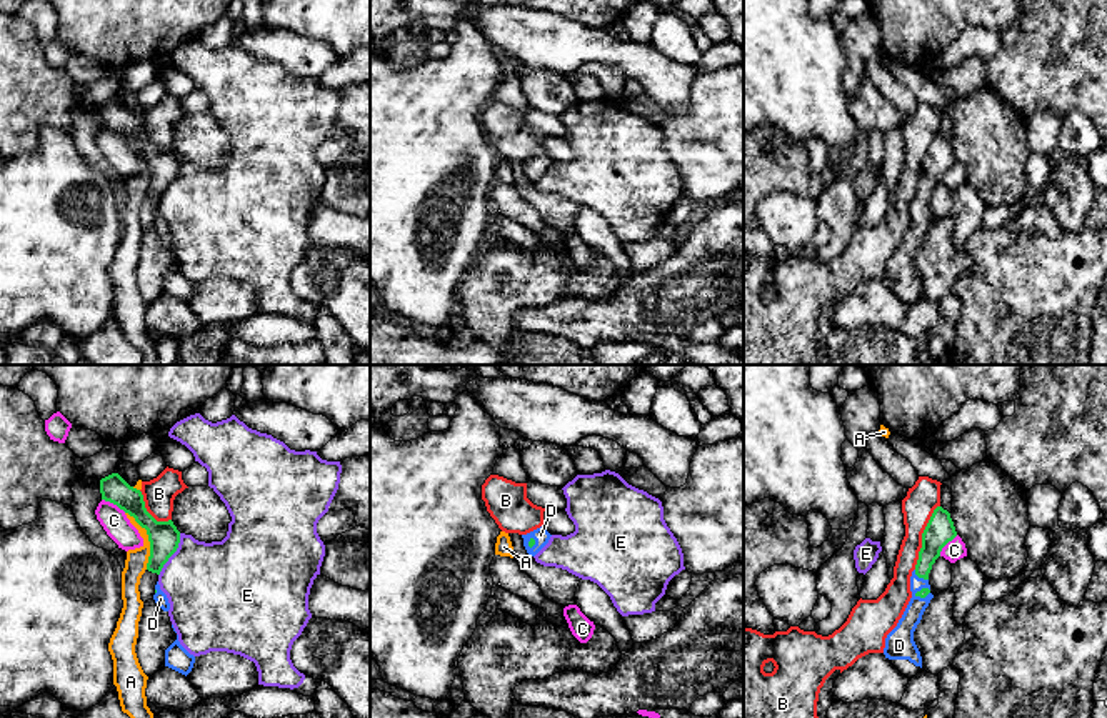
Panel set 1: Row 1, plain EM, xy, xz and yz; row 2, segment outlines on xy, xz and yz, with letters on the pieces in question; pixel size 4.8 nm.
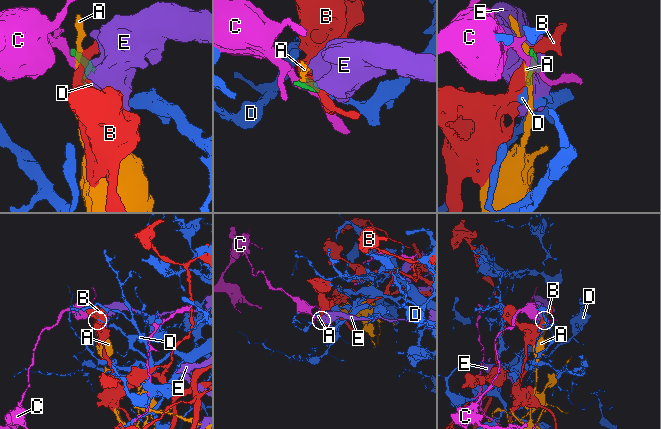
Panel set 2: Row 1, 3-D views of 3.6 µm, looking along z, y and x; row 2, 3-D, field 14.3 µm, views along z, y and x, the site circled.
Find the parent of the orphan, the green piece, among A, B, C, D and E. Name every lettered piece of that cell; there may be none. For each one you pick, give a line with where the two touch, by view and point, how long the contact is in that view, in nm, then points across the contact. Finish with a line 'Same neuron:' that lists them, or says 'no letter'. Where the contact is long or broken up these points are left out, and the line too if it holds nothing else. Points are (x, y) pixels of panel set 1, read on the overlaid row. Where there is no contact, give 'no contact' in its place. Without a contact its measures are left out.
D: meets green in yz at (921, 577); contact 90 nm long; runs through yz (939, 530), (921, 577), (912, 615)
Same neuron: D

